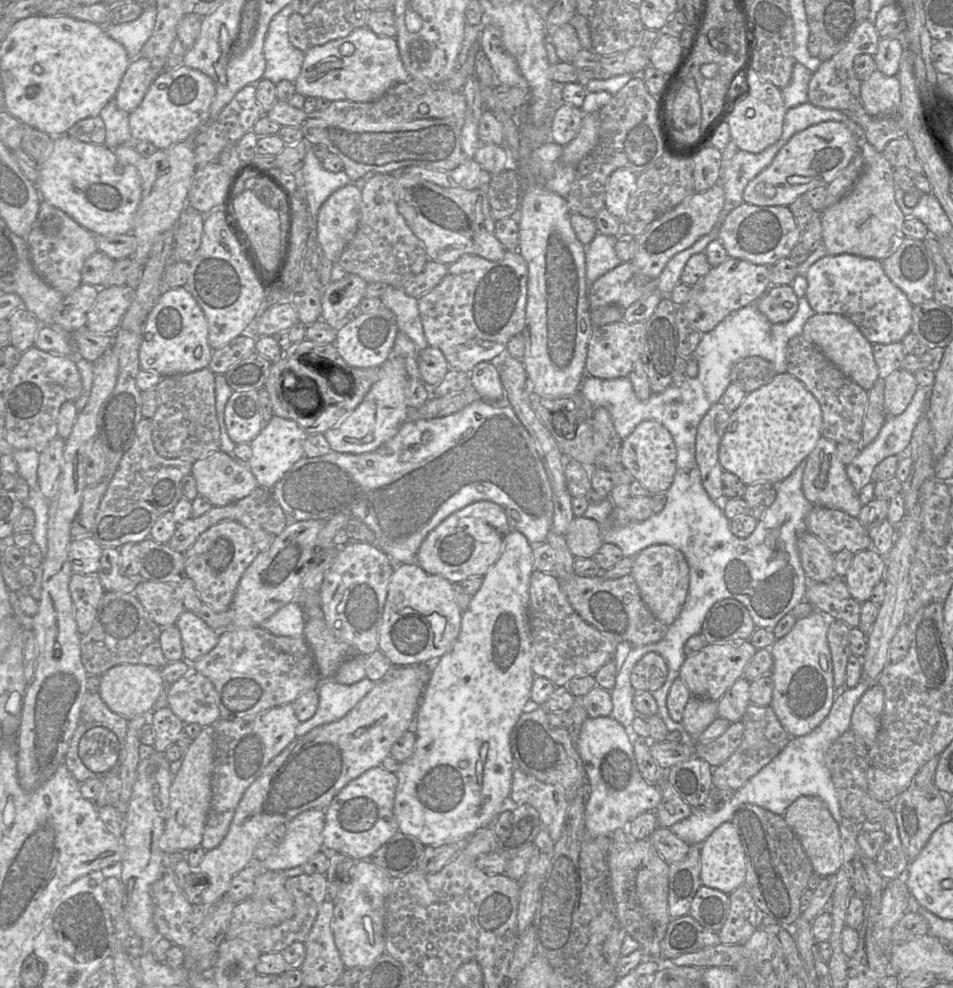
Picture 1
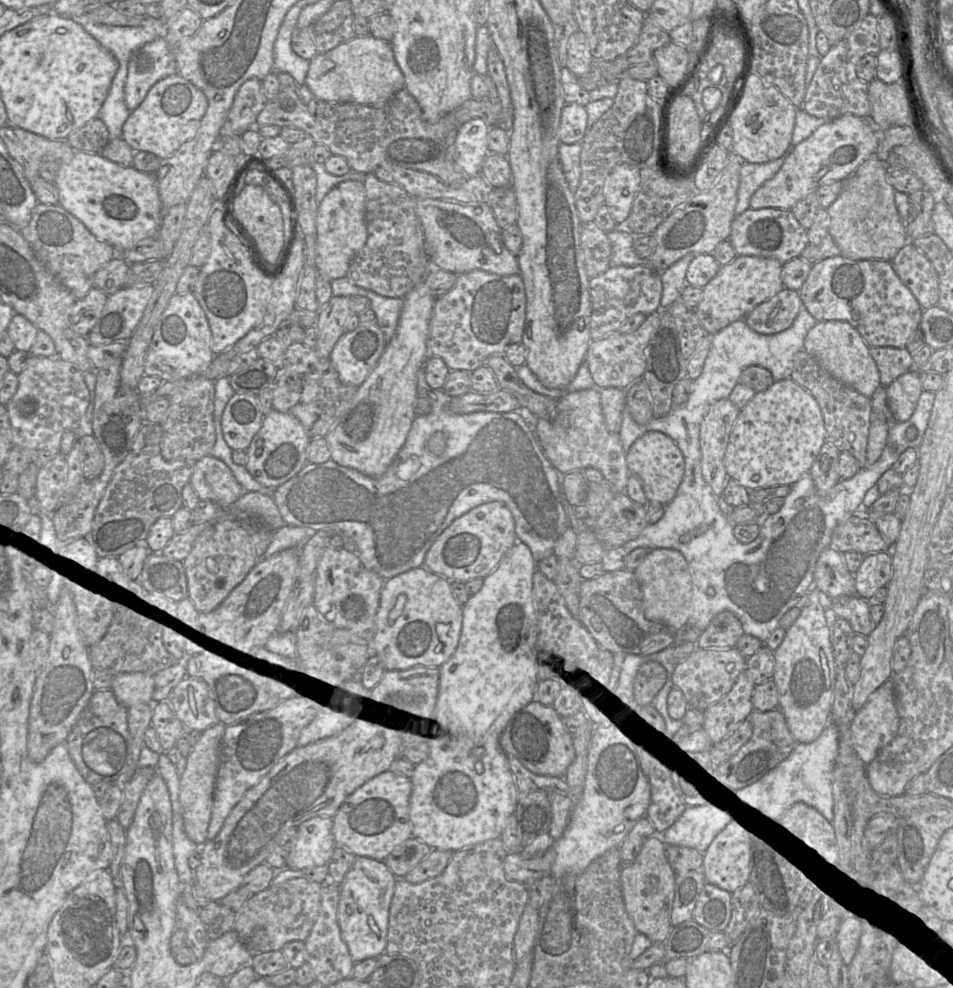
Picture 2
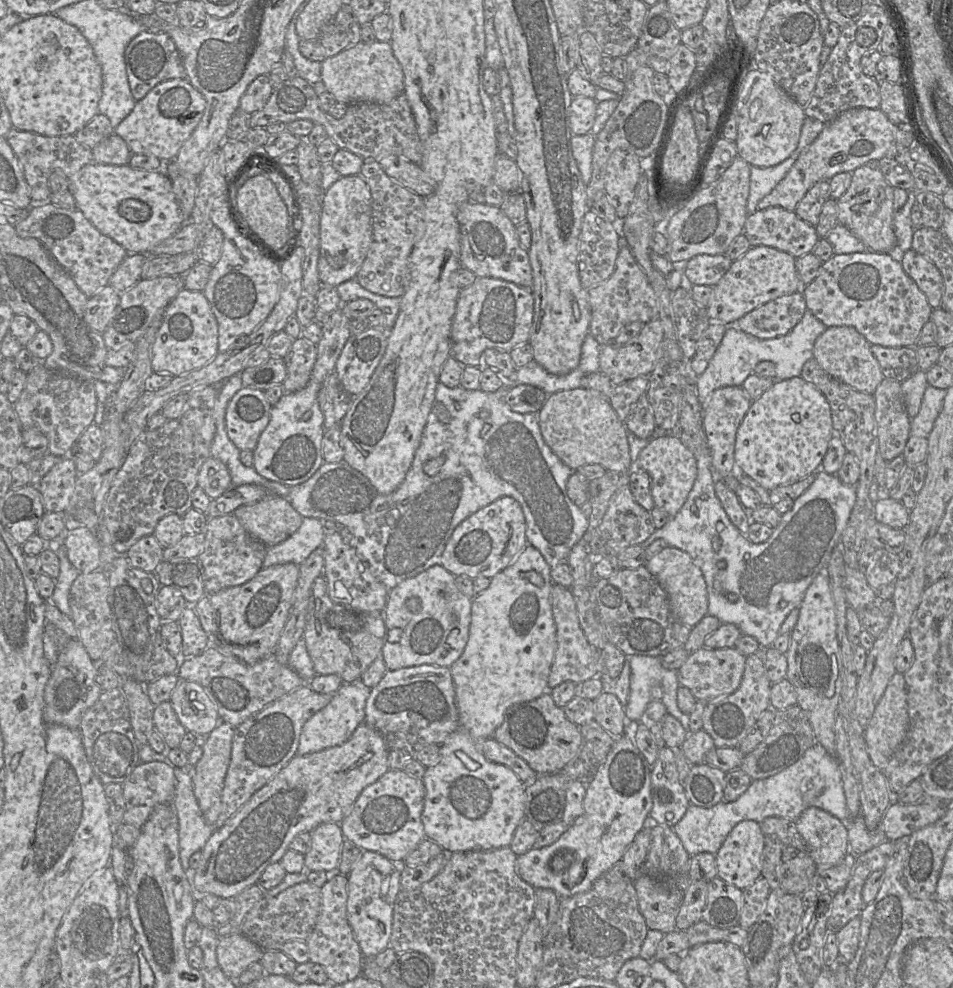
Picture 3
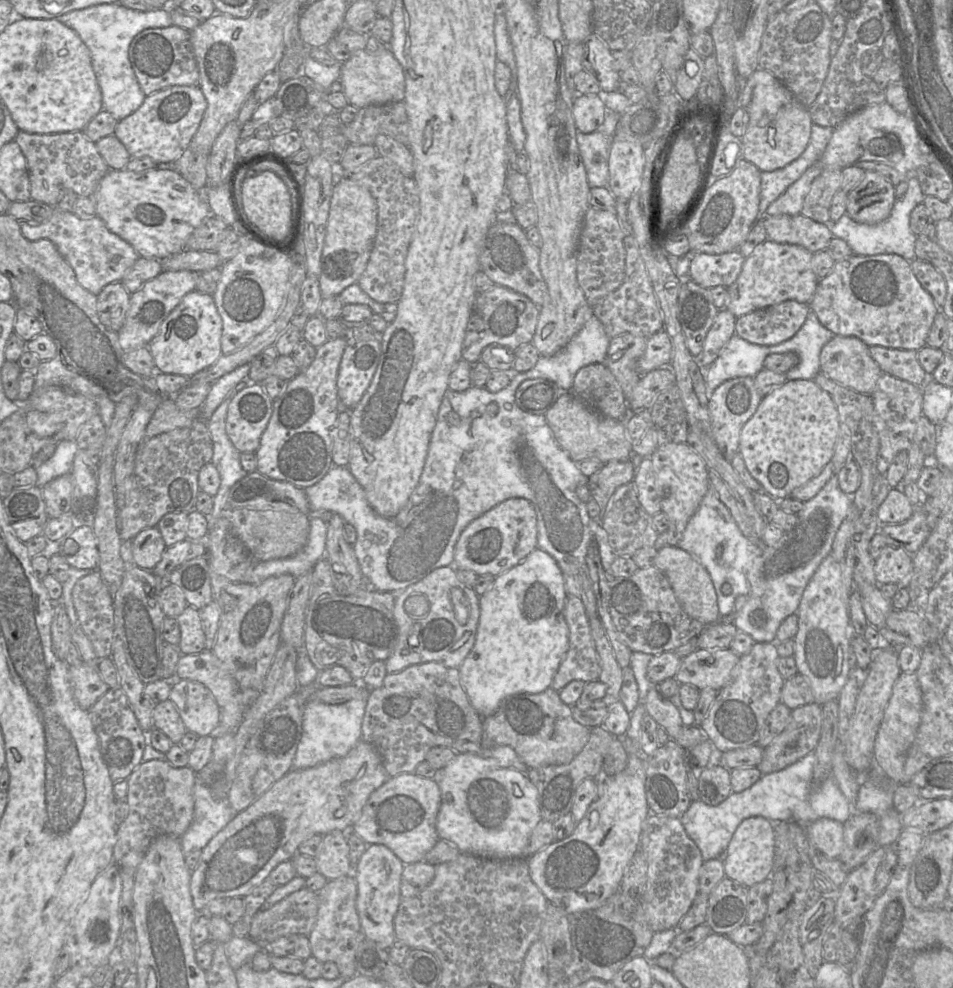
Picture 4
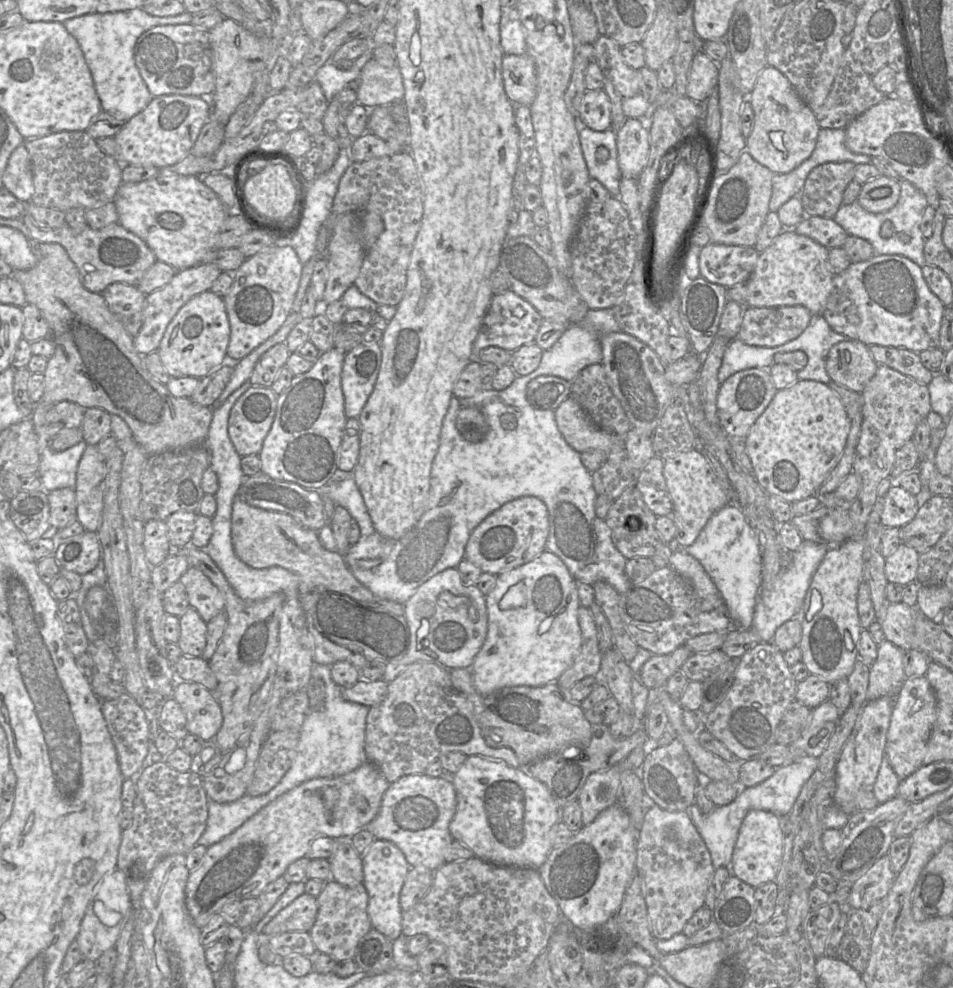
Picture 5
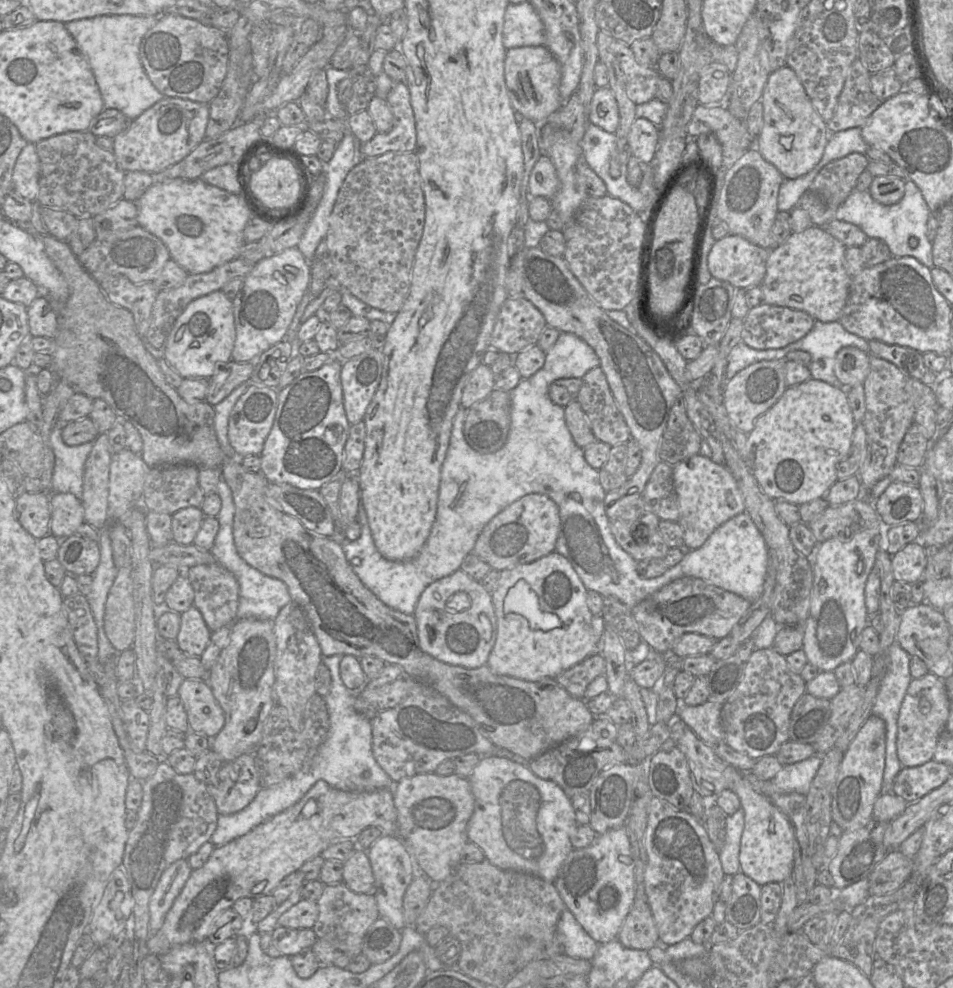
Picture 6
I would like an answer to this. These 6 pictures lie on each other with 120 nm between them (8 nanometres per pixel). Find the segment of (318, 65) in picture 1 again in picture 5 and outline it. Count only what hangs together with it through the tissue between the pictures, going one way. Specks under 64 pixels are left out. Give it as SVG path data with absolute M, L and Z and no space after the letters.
M372 58L363 66L359 82L357 101L368 109L404 99L403 80L397 65L385 67Z

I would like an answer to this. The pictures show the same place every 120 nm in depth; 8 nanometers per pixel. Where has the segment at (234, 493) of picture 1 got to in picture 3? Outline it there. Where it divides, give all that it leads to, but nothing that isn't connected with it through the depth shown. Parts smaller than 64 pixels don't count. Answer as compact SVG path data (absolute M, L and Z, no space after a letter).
M209 457L200 467L197 476L197 485L203 489L210 499L216 499L229 489L236 488L231 487L231 476L227 466L214 457Z

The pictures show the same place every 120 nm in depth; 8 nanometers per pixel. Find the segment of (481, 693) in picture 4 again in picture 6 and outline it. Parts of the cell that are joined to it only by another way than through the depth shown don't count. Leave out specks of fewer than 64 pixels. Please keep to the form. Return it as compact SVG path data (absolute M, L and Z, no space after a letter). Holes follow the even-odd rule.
M556 551L533 562L500 571L496 589L491 594L497 636L487 661L490 670L498 675L526 681L555 679L567 669L598 653L598 643L591 624L593 615L587 605L587 592L570 561ZM519 579L525 580L536 593L543 612L558 616L559 625L556 628L549 631L534 630L524 616L504 612L504 598Z

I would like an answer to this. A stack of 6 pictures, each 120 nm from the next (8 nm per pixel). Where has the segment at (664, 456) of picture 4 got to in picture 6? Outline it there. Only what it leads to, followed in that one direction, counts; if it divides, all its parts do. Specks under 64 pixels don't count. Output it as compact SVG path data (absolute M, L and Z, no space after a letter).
M696 454L673 466L673 481L679 507L677 522L684 532L684 545L689 549L698 549L720 525L732 517L745 512L743 495L737 486L734 476L725 464L717 464L711 458Z

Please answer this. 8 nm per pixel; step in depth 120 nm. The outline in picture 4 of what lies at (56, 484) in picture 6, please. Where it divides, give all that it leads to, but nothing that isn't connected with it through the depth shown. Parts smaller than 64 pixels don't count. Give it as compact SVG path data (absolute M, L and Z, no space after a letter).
M61 440L56 444L52 457L36 466L37 485L43 487L56 477L72 470L73 461L79 447L76 440Z

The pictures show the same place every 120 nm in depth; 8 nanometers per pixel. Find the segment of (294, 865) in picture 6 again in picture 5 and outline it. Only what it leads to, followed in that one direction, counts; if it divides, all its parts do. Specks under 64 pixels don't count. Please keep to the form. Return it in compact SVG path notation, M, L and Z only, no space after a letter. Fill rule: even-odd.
M365 762L357 769L341 776L331 778L314 778L306 782L303 782L297 787L282 794L274 801L264 806L256 814L254 814L247 821L245 821L233 833L229 834L221 841L209 846L207 848L204 857L200 862L200 865L196 869L190 871L190 875L188 877L185 889L185 903L187 910L190 916L192 917L195 925L200 929L204 927L214 914L220 912L221 908L224 906L224 904L226 904L228 900L257 898L269 883L275 881L277 878L281 877L285 873L286 869L291 863L307 855L310 848L310 844L315 838L330 837L332 839L350 839L355 833L357 833L362 829L365 829L365 827L377 816L381 807L382 797L385 791L389 788L389 785L390 783L386 780L383 774L374 765L372 765L370 762ZM327 810L330 810L332 812L333 817L332 822L329 823L326 819Z

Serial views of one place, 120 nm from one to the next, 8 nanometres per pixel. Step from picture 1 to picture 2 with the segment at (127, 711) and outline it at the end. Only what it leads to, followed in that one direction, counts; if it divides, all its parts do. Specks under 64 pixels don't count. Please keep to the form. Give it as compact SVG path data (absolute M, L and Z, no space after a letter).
M119 673L113 676L110 689L126 708L140 703L154 703L154 676L146 673Z

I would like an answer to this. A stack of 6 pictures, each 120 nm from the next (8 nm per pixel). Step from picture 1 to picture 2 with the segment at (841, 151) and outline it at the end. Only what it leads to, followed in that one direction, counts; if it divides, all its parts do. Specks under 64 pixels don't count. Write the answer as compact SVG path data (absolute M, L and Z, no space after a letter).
M845 114L843 116L840 116L838 118L832 119L830 121L827 121L827 123L820 125L808 138L797 144L791 154L785 159L783 162L781 168L779 171L769 180L765 181L751 196L750 199L750 208L752 209L761 209L761 208L780 208L780 209L786 209L791 210L791 208L802 198L804 198L807 194L811 192L815 192L817 188L831 184L834 181L839 180L846 180L848 177L850 177L858 168L858 166L865 161L870 155L876 154L876 148L880 141L880 131L884 131L886 129L881 129L878 127L871 118L862 118L857 117L852 114Z

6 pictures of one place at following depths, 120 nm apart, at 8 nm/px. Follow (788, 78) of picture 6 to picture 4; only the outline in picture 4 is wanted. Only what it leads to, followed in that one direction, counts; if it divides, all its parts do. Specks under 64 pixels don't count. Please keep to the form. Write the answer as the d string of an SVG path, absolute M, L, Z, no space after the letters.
M757 69L742 81L740 107L749 115L749 123L741 137L743 158L761 172L785 167L806 149L811 135L810 113L771 72Z

